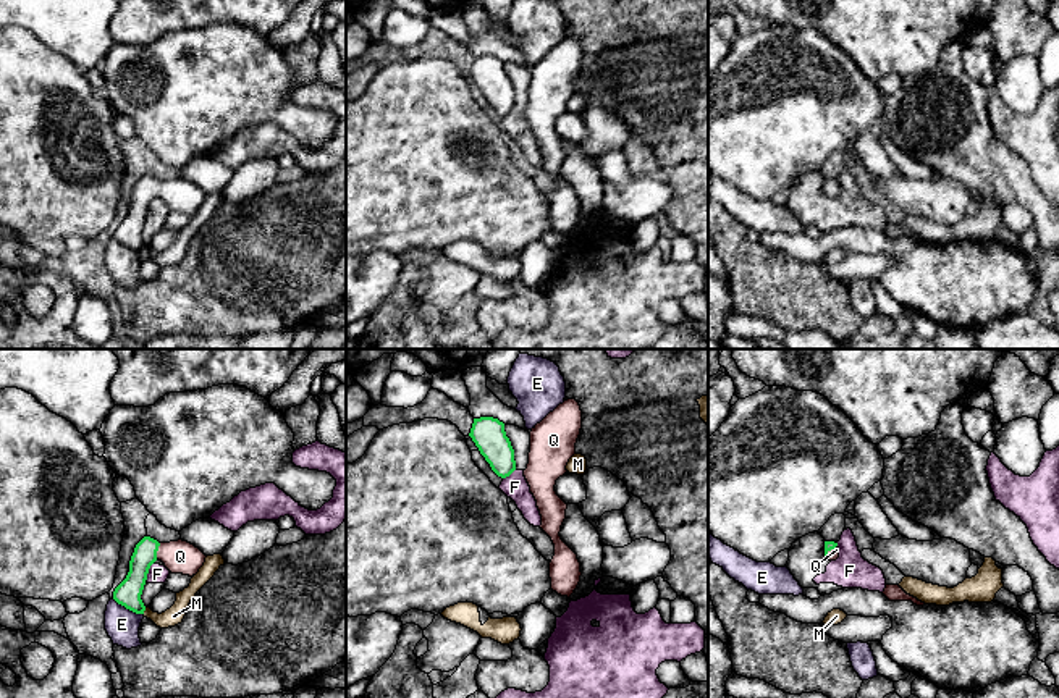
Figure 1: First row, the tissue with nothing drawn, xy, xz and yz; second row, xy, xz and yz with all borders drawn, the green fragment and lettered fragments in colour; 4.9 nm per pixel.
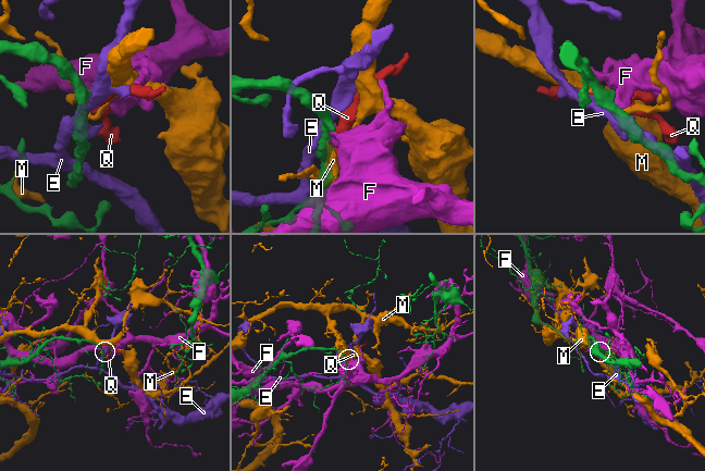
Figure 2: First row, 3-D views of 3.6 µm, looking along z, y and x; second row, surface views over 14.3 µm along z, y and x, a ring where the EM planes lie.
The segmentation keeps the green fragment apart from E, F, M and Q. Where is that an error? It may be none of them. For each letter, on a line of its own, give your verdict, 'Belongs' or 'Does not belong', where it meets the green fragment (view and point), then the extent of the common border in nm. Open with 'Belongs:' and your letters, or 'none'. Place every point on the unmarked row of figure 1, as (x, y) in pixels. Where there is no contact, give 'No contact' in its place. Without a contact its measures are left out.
Belongs: Q
E: Does not belong. Touches green at xy (128, 246). Shared border 170 nm
F: Does not belong. Touches green at xy (147, 210). Shared border 100 nm
M: Does not belong. Touches green at xy (144, 248). Shared border 40 nm
Q: Belongs. Touches green at xy (157, 188). Shared border 80 nm

